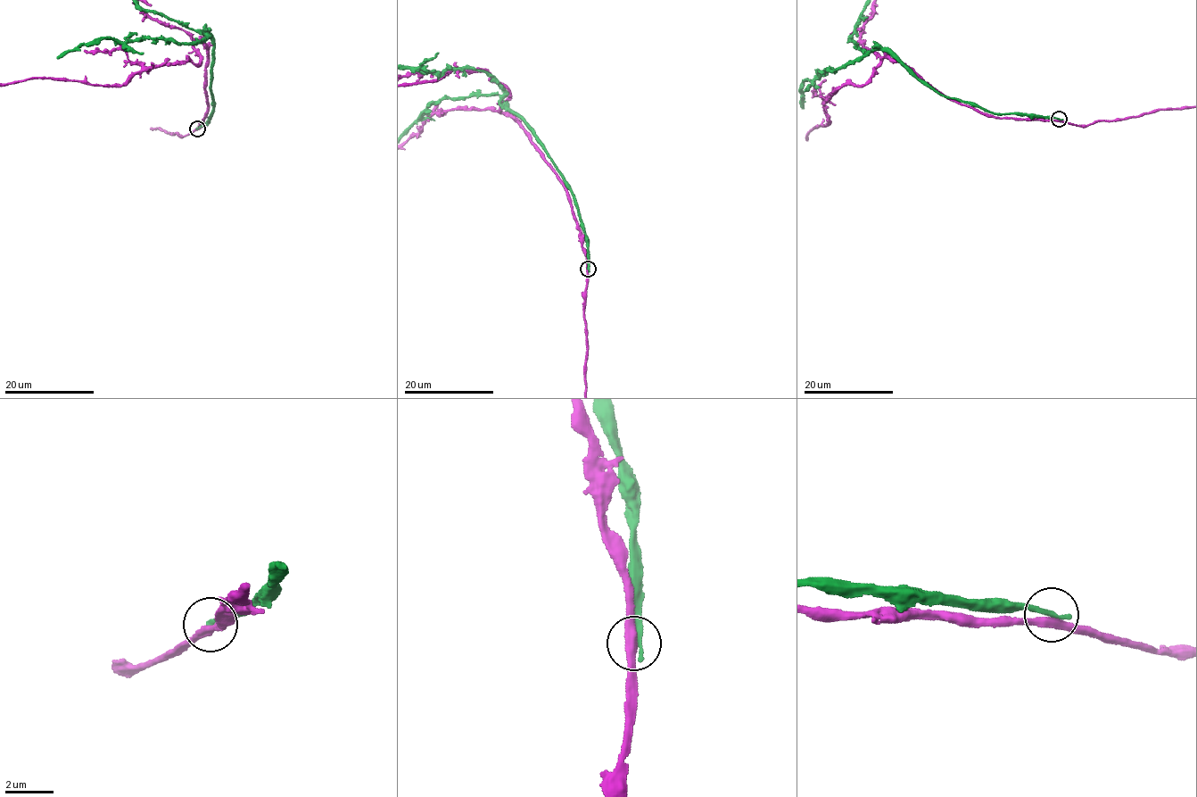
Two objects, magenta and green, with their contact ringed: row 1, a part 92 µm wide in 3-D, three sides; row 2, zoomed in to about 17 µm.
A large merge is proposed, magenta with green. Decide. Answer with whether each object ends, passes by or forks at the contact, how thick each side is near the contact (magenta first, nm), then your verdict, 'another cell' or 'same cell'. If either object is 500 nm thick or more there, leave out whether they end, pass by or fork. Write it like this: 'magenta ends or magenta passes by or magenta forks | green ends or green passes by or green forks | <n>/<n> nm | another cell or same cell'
magenta passes by | green ends | 360/280 nm | another cell

